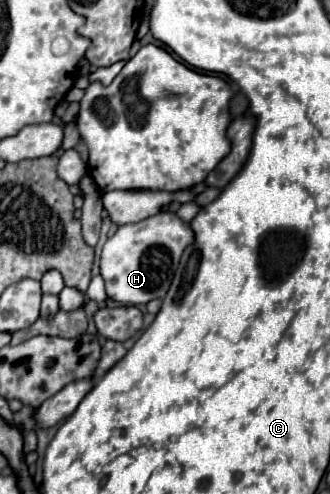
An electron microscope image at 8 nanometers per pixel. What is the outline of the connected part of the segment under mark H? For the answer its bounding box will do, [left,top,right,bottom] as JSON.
[101,213,193,305]

